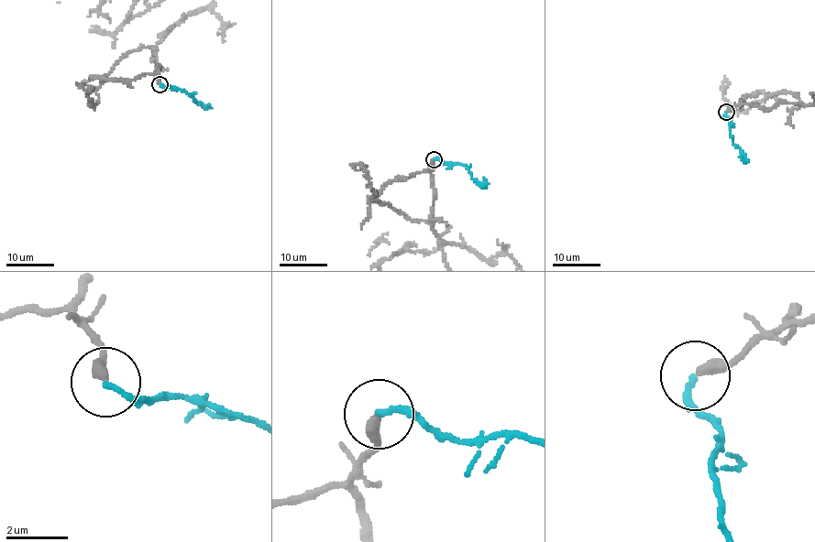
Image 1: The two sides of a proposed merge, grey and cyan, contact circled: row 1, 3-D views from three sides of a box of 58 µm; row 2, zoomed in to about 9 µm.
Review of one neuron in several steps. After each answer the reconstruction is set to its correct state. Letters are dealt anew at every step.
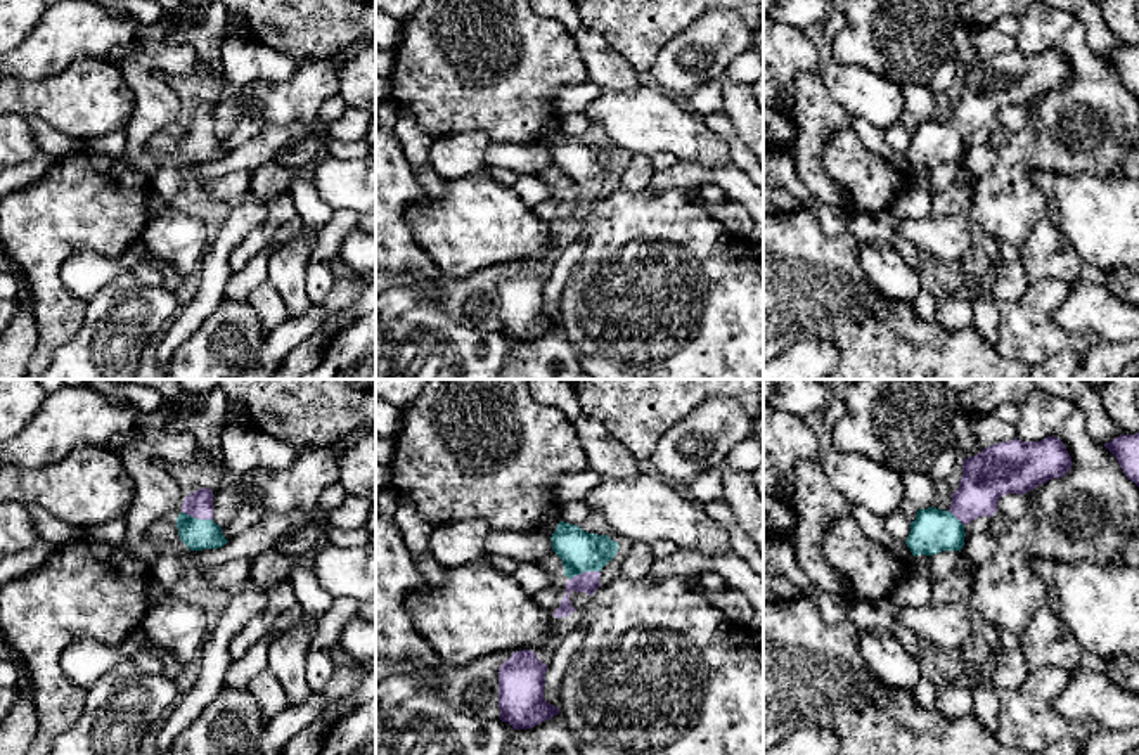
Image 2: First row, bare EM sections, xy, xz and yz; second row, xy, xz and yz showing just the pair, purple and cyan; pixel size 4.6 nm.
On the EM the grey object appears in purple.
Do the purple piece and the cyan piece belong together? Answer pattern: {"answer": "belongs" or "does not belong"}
{"answer": "belongs"}

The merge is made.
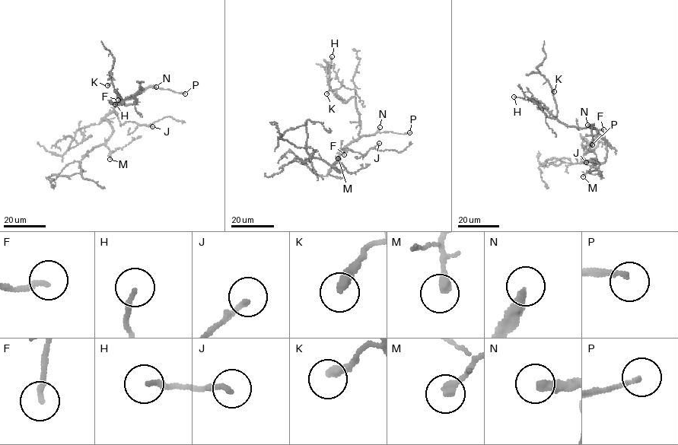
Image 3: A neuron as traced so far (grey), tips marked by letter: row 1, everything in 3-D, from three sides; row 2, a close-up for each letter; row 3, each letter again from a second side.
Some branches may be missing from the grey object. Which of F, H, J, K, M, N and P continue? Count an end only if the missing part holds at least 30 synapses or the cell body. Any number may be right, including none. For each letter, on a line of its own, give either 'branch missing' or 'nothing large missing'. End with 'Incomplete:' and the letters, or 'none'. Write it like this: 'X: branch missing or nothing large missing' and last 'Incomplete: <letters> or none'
F: nothing large missing
H: nothing large missing
J: nothing large missing
K: nothing large missing
M: nothing large missing
N: branch missing
P: branch missing
Incomplete: N, P

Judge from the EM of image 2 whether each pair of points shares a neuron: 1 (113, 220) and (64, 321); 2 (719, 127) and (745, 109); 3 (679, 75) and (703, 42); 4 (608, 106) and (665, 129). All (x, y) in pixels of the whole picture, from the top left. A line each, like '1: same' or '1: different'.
1: same
2: different
3: same
4: same

